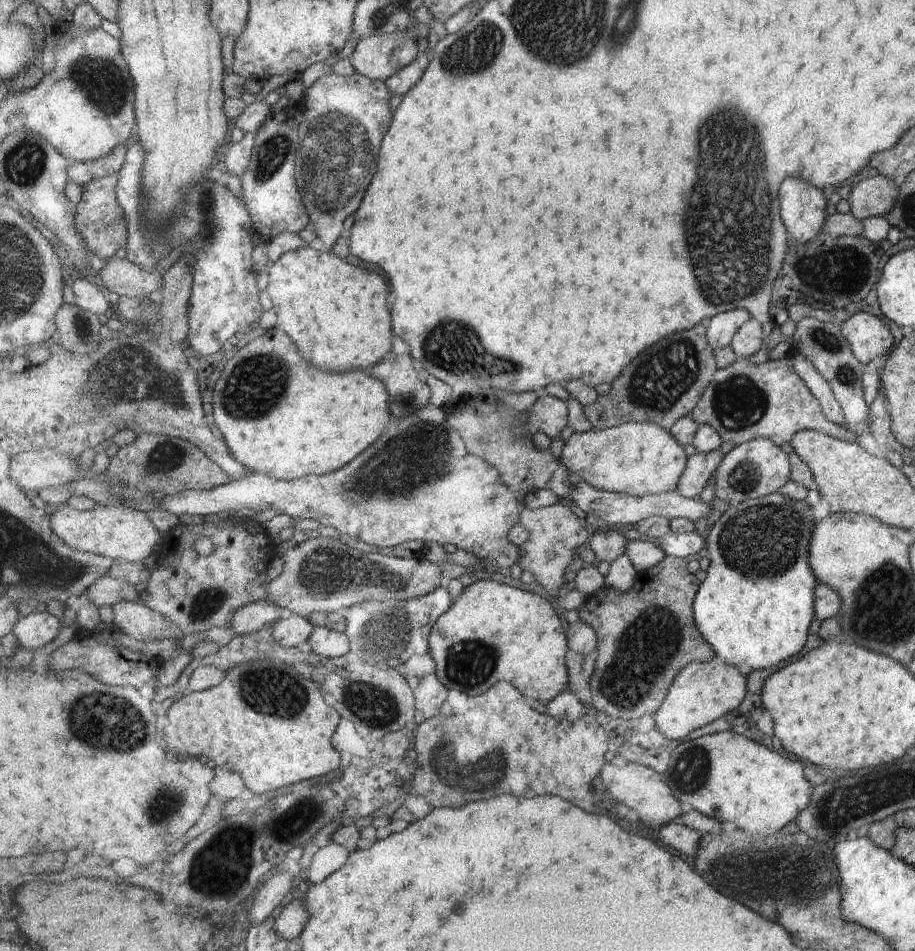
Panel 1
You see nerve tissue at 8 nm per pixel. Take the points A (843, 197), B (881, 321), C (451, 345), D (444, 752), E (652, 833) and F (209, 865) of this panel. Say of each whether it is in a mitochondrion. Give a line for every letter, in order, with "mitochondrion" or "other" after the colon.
A: other
B: other
C: mitochondrion
D: mitochondrion
E: other
F: mitochondrion

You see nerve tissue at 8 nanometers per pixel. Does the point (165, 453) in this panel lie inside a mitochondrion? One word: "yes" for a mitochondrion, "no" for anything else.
yes

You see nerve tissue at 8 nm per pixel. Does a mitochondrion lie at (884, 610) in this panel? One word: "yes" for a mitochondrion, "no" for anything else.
yes

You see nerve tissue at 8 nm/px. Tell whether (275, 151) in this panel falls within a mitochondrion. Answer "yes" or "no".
yes

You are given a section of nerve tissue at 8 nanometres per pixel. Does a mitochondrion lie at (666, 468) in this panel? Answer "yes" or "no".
no

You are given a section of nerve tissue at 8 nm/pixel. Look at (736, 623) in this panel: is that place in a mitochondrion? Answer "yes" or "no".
no

